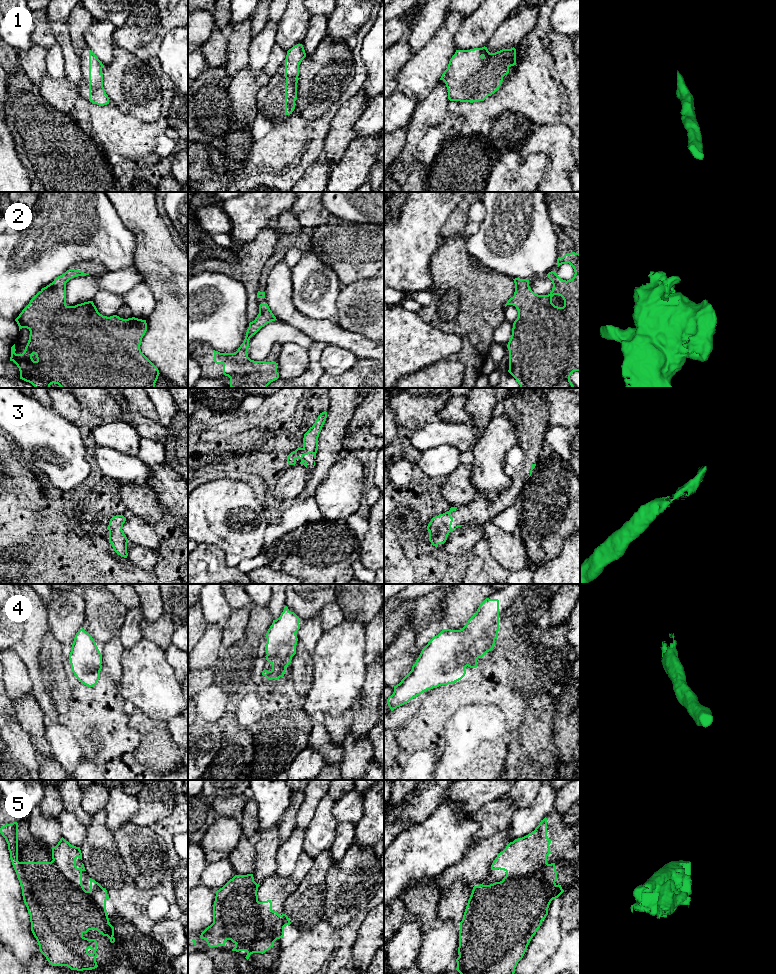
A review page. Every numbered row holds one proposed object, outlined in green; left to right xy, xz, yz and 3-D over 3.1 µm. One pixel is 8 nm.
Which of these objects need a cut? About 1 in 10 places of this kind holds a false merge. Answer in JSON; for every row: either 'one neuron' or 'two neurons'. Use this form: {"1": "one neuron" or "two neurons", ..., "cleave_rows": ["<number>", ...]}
{"1": "one neuron", "2": "one neuron", "3": "one neuron", "4": "one neuron", "5": "two neurons", "cleave_rows": ["5"]}

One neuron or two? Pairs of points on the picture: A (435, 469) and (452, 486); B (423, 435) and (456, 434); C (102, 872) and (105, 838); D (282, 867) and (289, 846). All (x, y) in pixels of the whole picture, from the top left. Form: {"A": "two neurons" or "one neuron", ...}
{"A": "two neurons", "B": "one neuron", "C": "one neuron", "D": "one neuron"}

